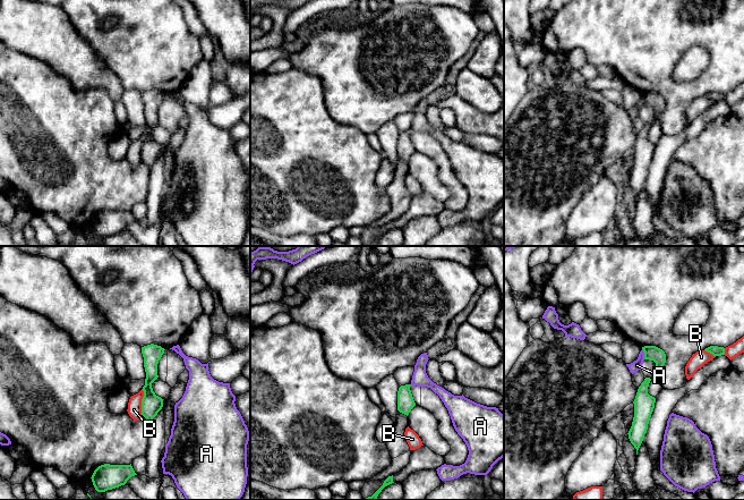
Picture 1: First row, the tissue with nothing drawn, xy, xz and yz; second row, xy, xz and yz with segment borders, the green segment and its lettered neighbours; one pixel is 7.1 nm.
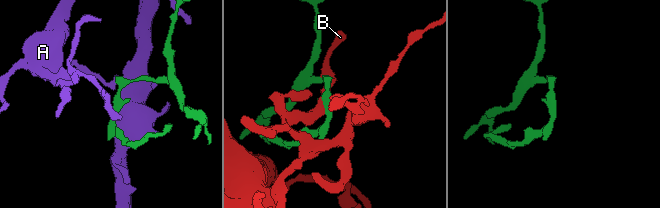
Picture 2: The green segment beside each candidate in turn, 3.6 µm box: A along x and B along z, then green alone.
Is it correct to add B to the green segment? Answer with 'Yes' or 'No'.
No

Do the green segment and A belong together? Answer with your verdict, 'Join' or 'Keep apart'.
Keep apart

